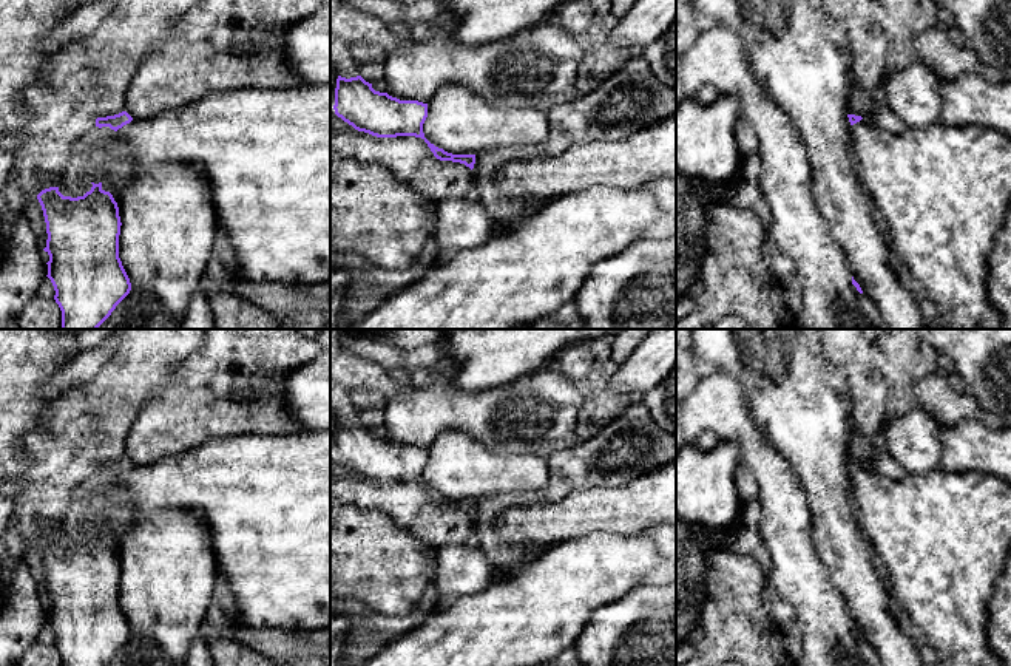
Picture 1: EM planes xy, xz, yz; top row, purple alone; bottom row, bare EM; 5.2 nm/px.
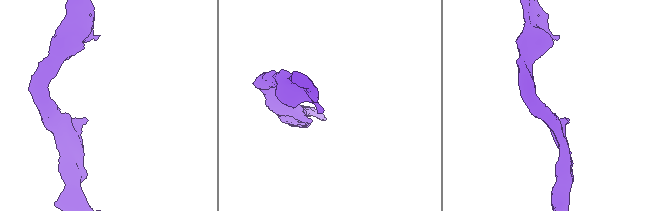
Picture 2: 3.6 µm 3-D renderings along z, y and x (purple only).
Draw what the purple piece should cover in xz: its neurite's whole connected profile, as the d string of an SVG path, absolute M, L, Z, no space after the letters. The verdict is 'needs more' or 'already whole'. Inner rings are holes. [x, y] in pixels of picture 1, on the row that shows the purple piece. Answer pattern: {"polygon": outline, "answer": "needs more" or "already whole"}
{"polygon": "M361 76L336 79L335 114L358 131L377 138L415 136L421 138L440 161L460 162L474 168L475 155L452 155L431 144L423 133L428 104L400 100L372 88Z", "answer": "already whole"}

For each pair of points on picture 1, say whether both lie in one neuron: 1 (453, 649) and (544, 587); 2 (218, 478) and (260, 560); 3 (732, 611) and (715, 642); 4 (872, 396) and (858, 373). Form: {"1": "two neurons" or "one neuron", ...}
{"1": "one neuron", "2": "one neuron", "3": "one neuron", "4": "one neuron"}

